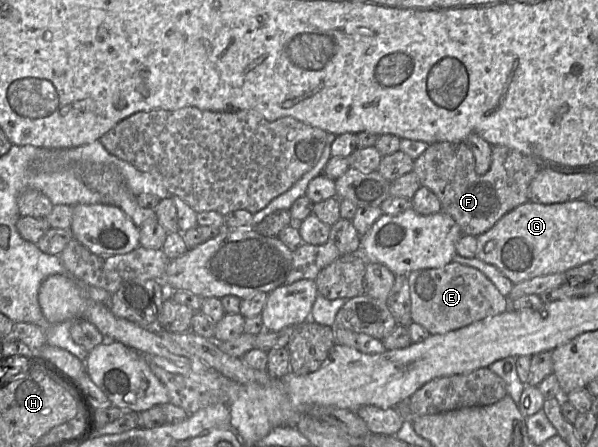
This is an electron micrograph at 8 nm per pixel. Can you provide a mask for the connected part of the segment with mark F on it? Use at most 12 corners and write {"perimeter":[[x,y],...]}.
{"perimeter":[[465,142],[429,144],[421,186],[477,237],[529,201],[540,166],[492,146],[479,175]]}

